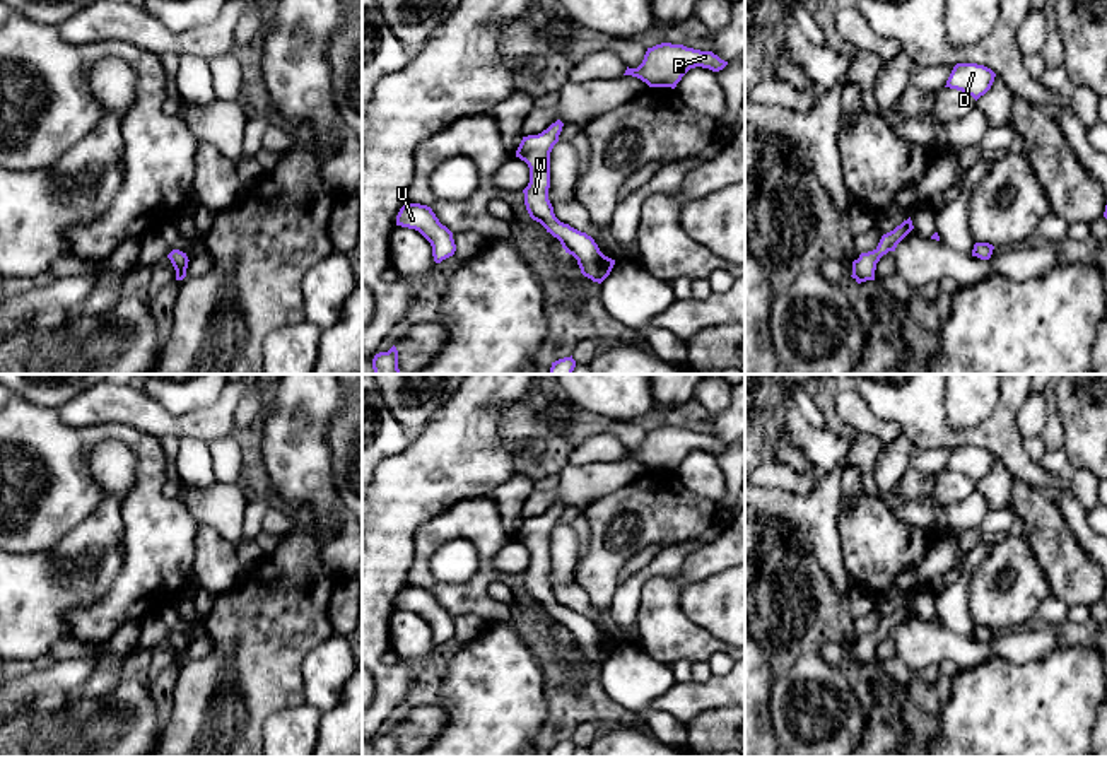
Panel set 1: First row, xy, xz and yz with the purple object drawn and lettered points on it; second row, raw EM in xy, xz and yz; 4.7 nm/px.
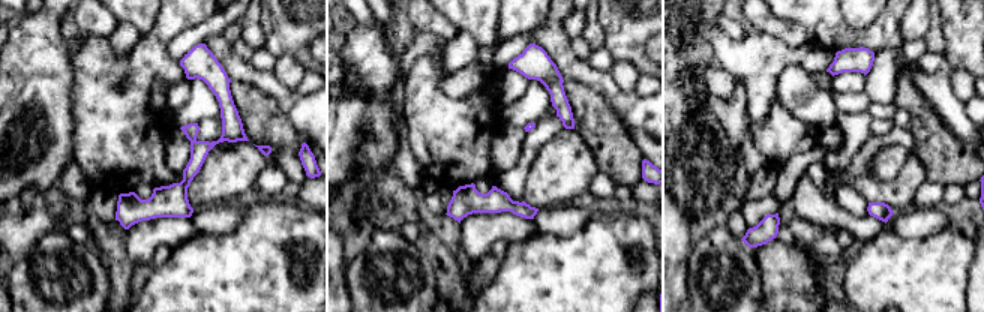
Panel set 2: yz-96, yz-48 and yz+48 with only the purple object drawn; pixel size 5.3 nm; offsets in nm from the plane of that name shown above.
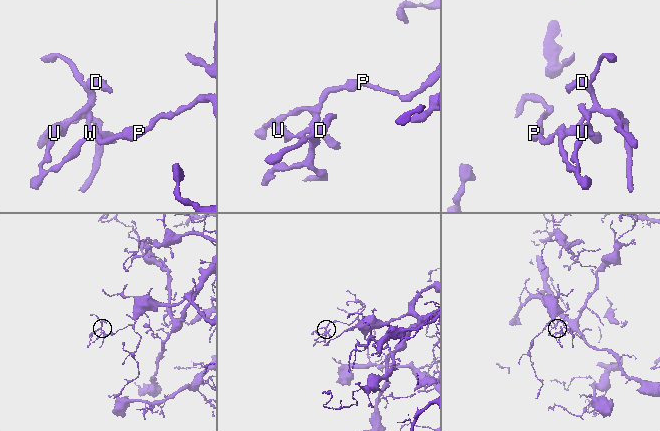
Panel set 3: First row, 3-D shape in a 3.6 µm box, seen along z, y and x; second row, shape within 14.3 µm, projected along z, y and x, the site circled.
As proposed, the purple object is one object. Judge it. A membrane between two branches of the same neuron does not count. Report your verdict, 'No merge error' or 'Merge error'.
No merge error

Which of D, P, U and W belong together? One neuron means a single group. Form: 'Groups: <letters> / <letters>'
Groups: D P U W

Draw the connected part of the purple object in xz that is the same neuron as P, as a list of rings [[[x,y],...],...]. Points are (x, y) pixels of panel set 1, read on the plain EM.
[[[661,425],[647,431],[642,446],[637,451],[625,453],[624,458],[632,458],[646,465],[649,470],[675,472],[682,460],[695,449],[719,455],[728,448],[712,434],[700,434],[683,427]]]

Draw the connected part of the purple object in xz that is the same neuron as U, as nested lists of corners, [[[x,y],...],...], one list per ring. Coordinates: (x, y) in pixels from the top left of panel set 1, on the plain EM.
[[[403,588],[396,598],[396,608],[419,613],[430,625],[436,646],[453,639],[456,634],[453,615],[439,605],[427,588]]]

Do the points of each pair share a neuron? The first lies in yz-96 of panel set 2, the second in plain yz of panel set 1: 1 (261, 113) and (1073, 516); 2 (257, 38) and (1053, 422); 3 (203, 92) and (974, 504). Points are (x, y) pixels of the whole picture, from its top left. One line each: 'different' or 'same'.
1: different
2: same
3: same

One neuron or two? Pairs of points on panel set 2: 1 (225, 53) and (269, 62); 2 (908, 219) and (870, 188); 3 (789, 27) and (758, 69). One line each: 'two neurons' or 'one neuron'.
1: two neurons
2: two neurons
3: two neurons

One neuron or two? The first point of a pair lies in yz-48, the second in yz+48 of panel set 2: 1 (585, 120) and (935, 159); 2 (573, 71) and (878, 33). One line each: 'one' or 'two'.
1: one
2: one

